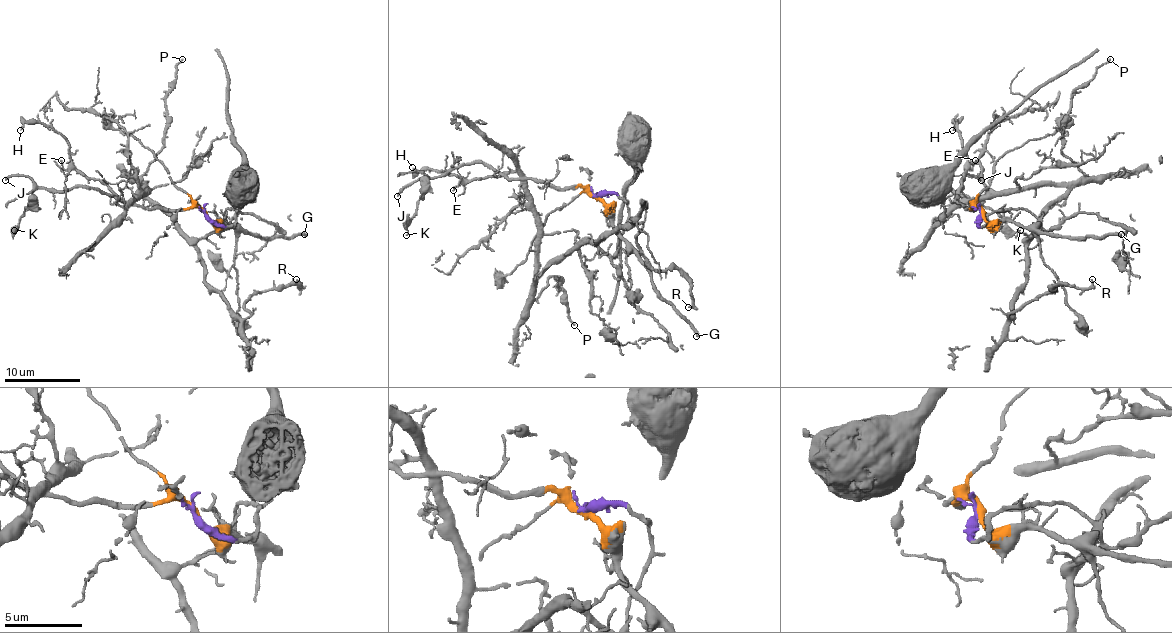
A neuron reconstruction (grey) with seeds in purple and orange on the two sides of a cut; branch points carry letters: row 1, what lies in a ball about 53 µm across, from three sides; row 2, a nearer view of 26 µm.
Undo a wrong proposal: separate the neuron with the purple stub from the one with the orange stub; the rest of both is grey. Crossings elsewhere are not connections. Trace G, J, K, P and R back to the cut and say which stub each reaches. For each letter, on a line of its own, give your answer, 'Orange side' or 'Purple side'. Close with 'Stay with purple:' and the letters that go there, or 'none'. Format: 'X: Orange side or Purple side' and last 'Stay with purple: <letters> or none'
G: Orange side
J: Orange side
K: Orange side
P: Purple side
R: Purple side
Stay with purple: P, R

